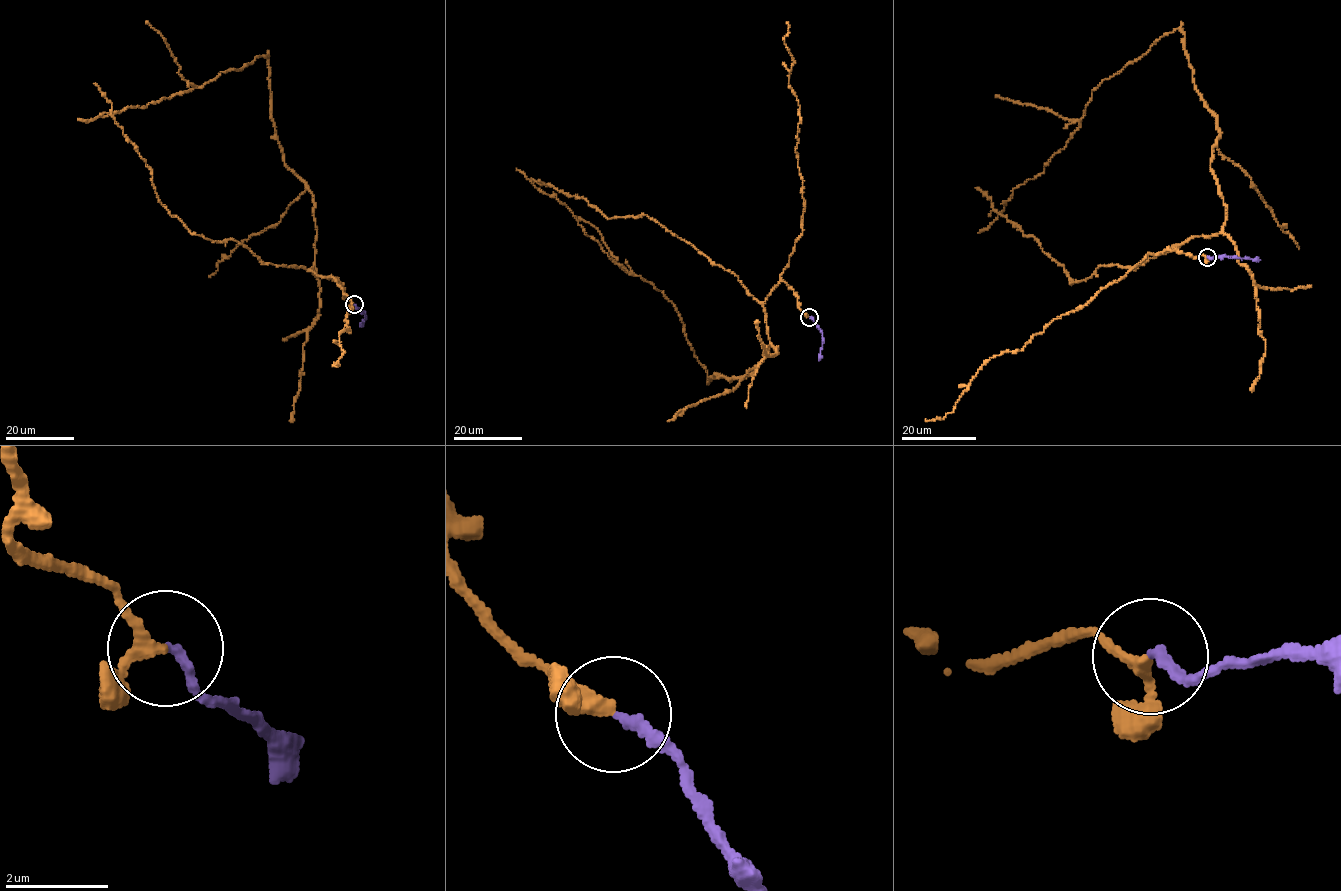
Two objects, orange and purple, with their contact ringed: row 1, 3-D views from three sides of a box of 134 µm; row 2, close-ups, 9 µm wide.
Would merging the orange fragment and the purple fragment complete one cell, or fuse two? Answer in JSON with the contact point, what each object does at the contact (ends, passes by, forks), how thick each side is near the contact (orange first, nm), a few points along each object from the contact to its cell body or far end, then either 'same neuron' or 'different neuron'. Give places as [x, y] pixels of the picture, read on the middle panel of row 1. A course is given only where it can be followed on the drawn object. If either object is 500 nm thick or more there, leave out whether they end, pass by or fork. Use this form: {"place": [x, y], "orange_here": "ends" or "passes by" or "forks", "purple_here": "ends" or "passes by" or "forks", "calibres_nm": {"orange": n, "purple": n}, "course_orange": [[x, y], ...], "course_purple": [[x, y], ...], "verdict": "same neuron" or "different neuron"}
{"place": [809, 317], "orange_here": "passes by", "purple_here": "ends", "calibres_nm": {"orange": 200, "purple": 190}, "course_orange": [[809, 317], [781, 281], [763, 304], [768, 356], [747, 375], [709, 382], [661, 291], [516, 168]], "course_purple": [[809, 317], [822, 335], [818, 361]], "verdict": "same neuron"}

